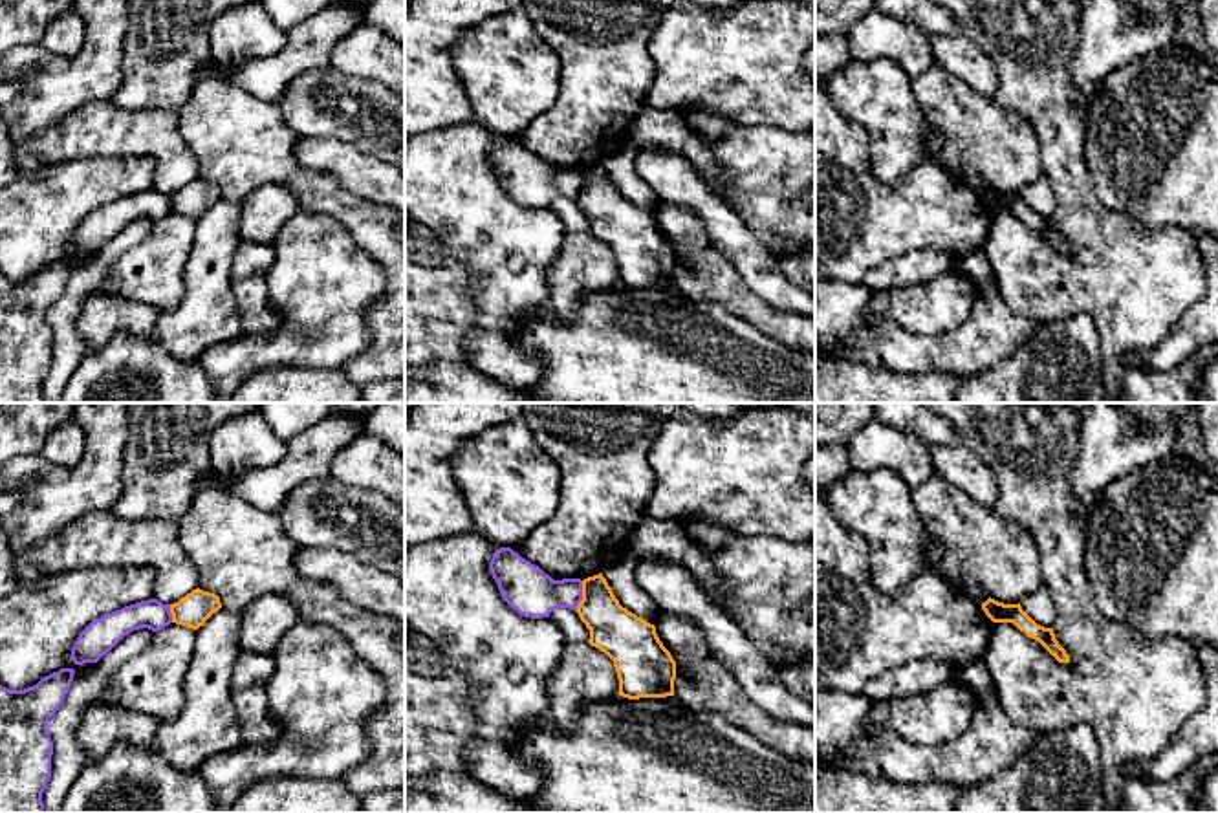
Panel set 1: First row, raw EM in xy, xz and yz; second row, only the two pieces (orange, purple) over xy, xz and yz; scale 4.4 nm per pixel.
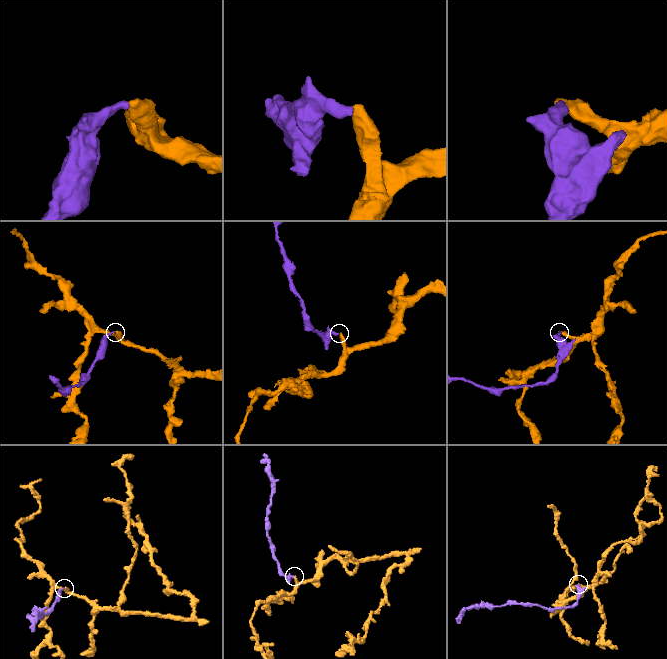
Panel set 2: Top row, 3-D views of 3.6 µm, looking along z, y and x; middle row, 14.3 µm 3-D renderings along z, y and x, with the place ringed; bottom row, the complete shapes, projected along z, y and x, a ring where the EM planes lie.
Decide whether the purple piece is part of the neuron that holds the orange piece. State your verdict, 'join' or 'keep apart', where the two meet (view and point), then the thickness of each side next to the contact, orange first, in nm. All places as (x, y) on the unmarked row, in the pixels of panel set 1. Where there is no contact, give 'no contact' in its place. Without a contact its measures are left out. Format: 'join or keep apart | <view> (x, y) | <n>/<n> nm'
keep apart | xz (583, 185) | 220/200 nm

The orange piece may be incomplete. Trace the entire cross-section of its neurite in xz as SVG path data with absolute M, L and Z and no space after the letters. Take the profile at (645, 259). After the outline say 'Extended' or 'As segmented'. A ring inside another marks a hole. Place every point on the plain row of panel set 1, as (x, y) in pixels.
M603 163L582 170L582 190L575 201L590 220L588 233L614 251L619 286L674 286L676 251L656 216L623 198Z. As segmented

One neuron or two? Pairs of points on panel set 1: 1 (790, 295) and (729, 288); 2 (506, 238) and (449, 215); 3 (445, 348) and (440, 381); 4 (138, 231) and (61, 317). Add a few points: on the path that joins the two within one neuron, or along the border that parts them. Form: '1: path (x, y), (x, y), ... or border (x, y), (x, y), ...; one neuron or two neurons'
1: border (728, 259), (764, 301), (793, 312); two neurons
2: path (491, 233), (471, 215), (464, 215); one neuron
3: border (466, 365), (427, 363), (424, 367); two neurons
4: path (116, 248), (72, 295); one neuron

